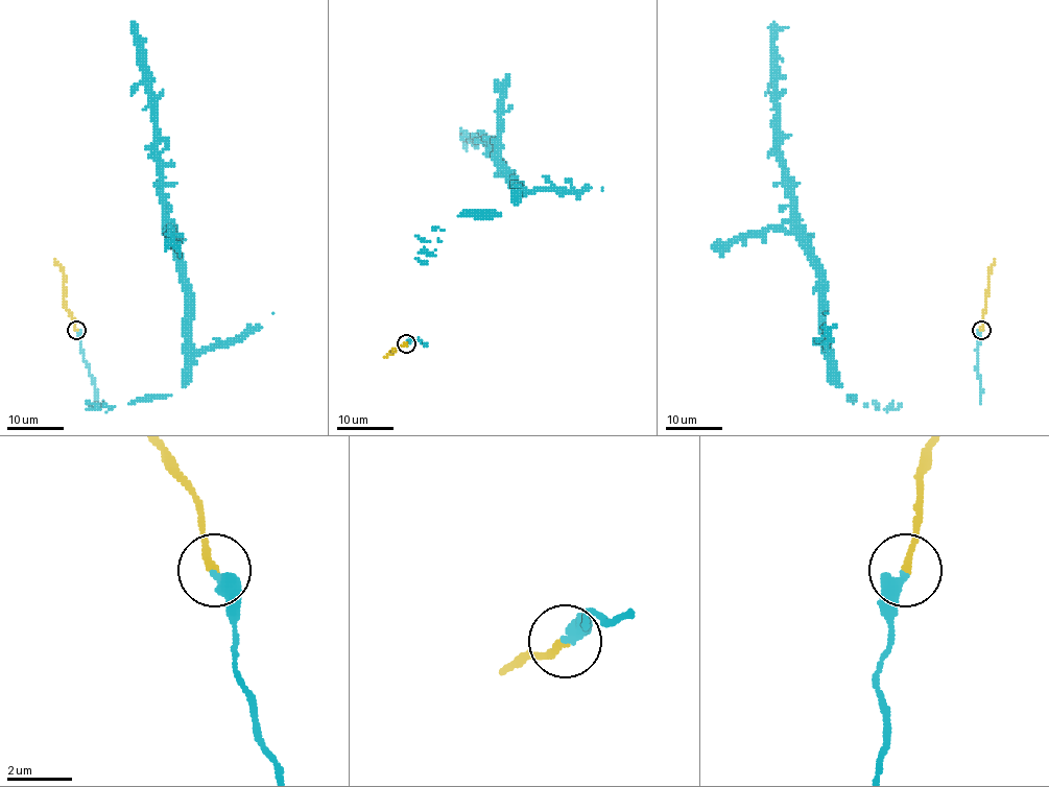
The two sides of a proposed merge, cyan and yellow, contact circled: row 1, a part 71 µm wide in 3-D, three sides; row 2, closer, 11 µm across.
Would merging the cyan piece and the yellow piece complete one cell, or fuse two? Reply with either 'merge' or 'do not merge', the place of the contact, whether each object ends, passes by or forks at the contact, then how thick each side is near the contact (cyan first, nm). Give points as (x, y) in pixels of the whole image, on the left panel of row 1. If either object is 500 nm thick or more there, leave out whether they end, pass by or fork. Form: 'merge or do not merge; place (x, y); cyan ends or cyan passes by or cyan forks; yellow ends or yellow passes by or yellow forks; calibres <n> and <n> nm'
merge; place (76, 330); cyan ends; yellow ends; calibres 400 and 240 nm

